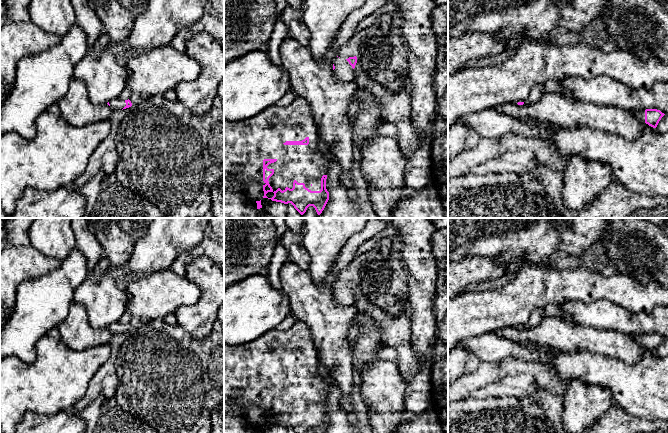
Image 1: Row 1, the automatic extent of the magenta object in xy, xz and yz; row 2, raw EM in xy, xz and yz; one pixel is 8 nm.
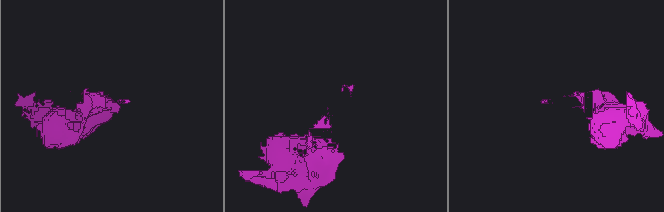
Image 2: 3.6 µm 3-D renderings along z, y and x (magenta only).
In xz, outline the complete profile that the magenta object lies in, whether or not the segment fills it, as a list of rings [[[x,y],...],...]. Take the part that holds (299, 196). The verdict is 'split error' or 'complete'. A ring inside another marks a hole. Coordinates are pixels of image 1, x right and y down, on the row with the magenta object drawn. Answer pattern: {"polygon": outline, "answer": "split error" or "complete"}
{"polygon": [[[296,97],[287,107],[277,107],[276,105],[273,105],[247,119],[229,121],[224,118],[224,218],[258,218],[258,210],[262,208],[261,200],[256,202],[249,202],[247,200],[249,198],[247,196],[247,184],[253,181],[263,186],[263,198],[268,198],[272,201],[284,204],[291,203],[301,215],[306,212],[309,206],[313,206],[317,214],[320,215],[329,200],[329,192],[326,189],[328,167],[329,161],[326,155],[322,154],[318,148],[318,131],[311,113],[309,102],[304,98]]], "answer": "split error"}

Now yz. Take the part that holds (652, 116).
{"polygon": [[[642,109],[634,110],[636,117],[648,124],[649,126],[656,128],[661,118],[665,115],[660,110],[657,109]]], "answer": "split error"}

